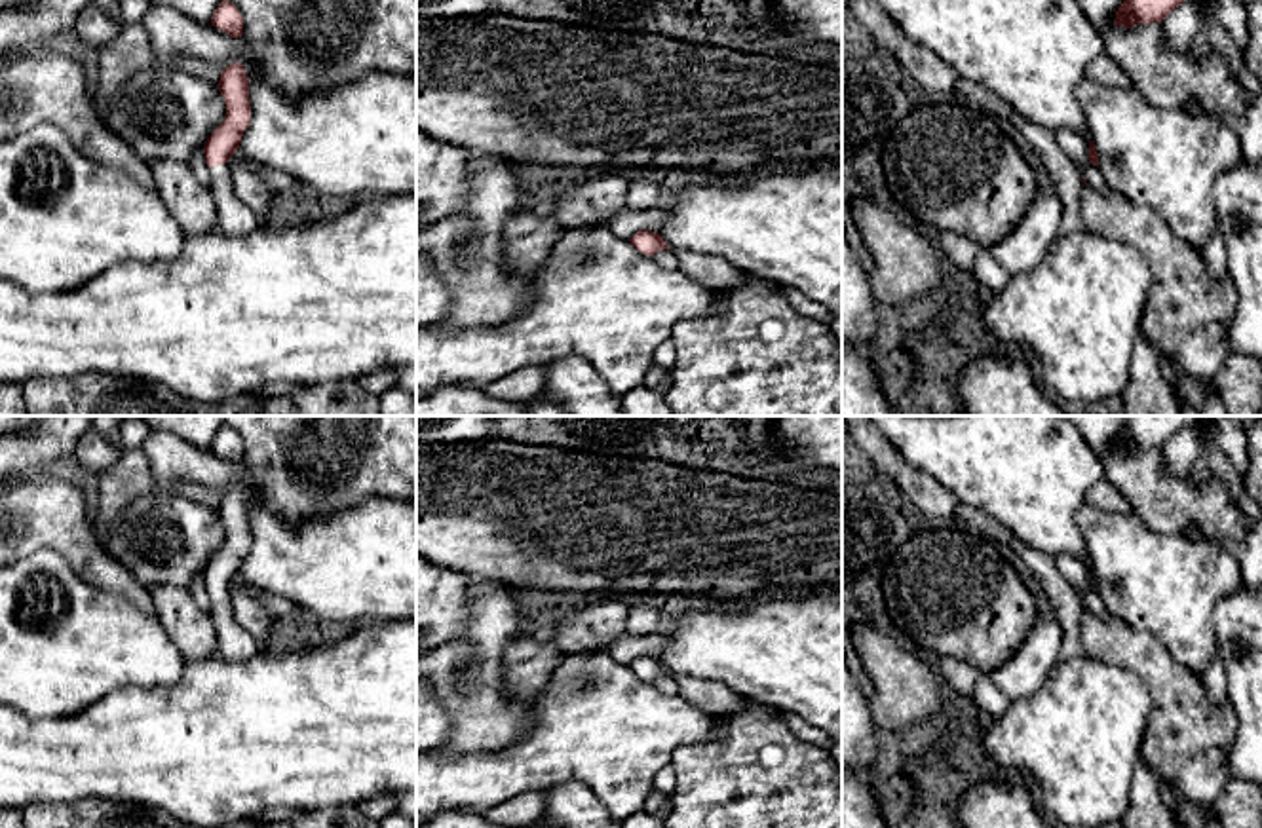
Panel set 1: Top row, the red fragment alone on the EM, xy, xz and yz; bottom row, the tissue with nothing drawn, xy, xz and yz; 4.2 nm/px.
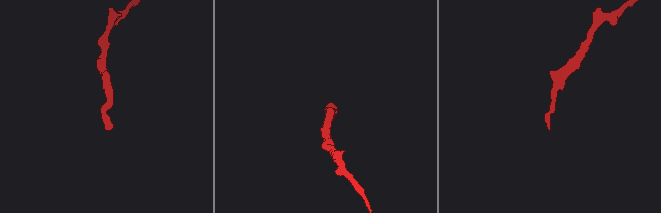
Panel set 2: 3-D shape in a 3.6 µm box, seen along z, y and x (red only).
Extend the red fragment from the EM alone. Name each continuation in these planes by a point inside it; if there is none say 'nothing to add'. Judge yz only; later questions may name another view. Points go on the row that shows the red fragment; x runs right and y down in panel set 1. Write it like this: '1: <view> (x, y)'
nothing to add

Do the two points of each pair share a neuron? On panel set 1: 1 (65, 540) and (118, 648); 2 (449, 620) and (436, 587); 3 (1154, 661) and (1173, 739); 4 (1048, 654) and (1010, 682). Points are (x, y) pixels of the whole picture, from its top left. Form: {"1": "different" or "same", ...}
{"1": "different", "2": "same", "3": "same", "4": "same"}

